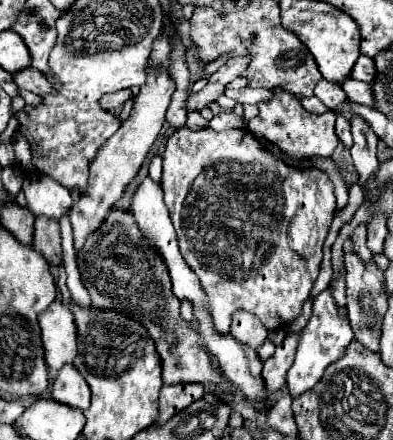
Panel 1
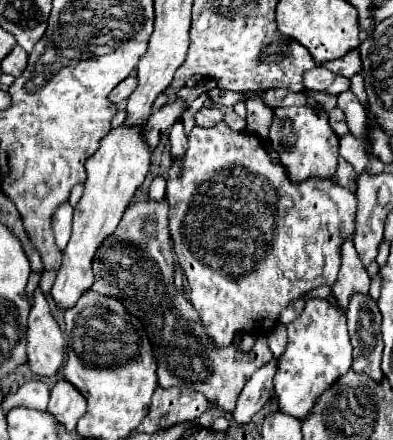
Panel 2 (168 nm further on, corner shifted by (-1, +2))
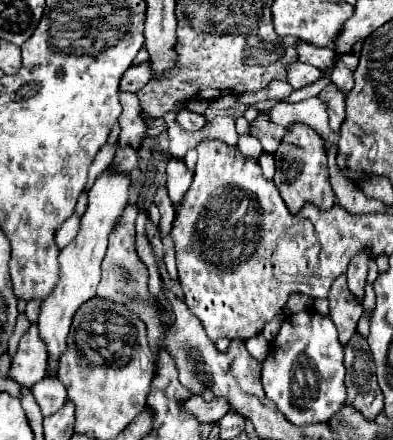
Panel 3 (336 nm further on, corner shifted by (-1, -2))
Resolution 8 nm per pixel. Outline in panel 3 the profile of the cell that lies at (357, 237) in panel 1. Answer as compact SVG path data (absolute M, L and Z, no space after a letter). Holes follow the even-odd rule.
M346 274L336 278L336 282L332 284L328 300L330 300L330 318L338 328L340 342L346 344L352 338L356 324L364 312L362 302L358 302L356 296L348 290Z

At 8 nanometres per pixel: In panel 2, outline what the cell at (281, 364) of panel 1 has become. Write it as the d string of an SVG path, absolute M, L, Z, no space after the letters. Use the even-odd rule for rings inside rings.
M276 360L268 362L266 366L262 366L244 386L244 390L240 392L240 398L236 402L236 408L232 412L232 418L236 420L236 424L248 424L252 420L252 416L268 402L268 396L272 392L272 378L276 372Z

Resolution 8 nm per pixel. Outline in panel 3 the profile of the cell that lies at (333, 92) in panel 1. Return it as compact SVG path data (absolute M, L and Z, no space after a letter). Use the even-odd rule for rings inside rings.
M296 62L296 64L288 66L288 84L294 90L300 90L300 88L304 88L304 86L308 86L320 78L322 78L322 72L318 68L312 68L310 64Z

